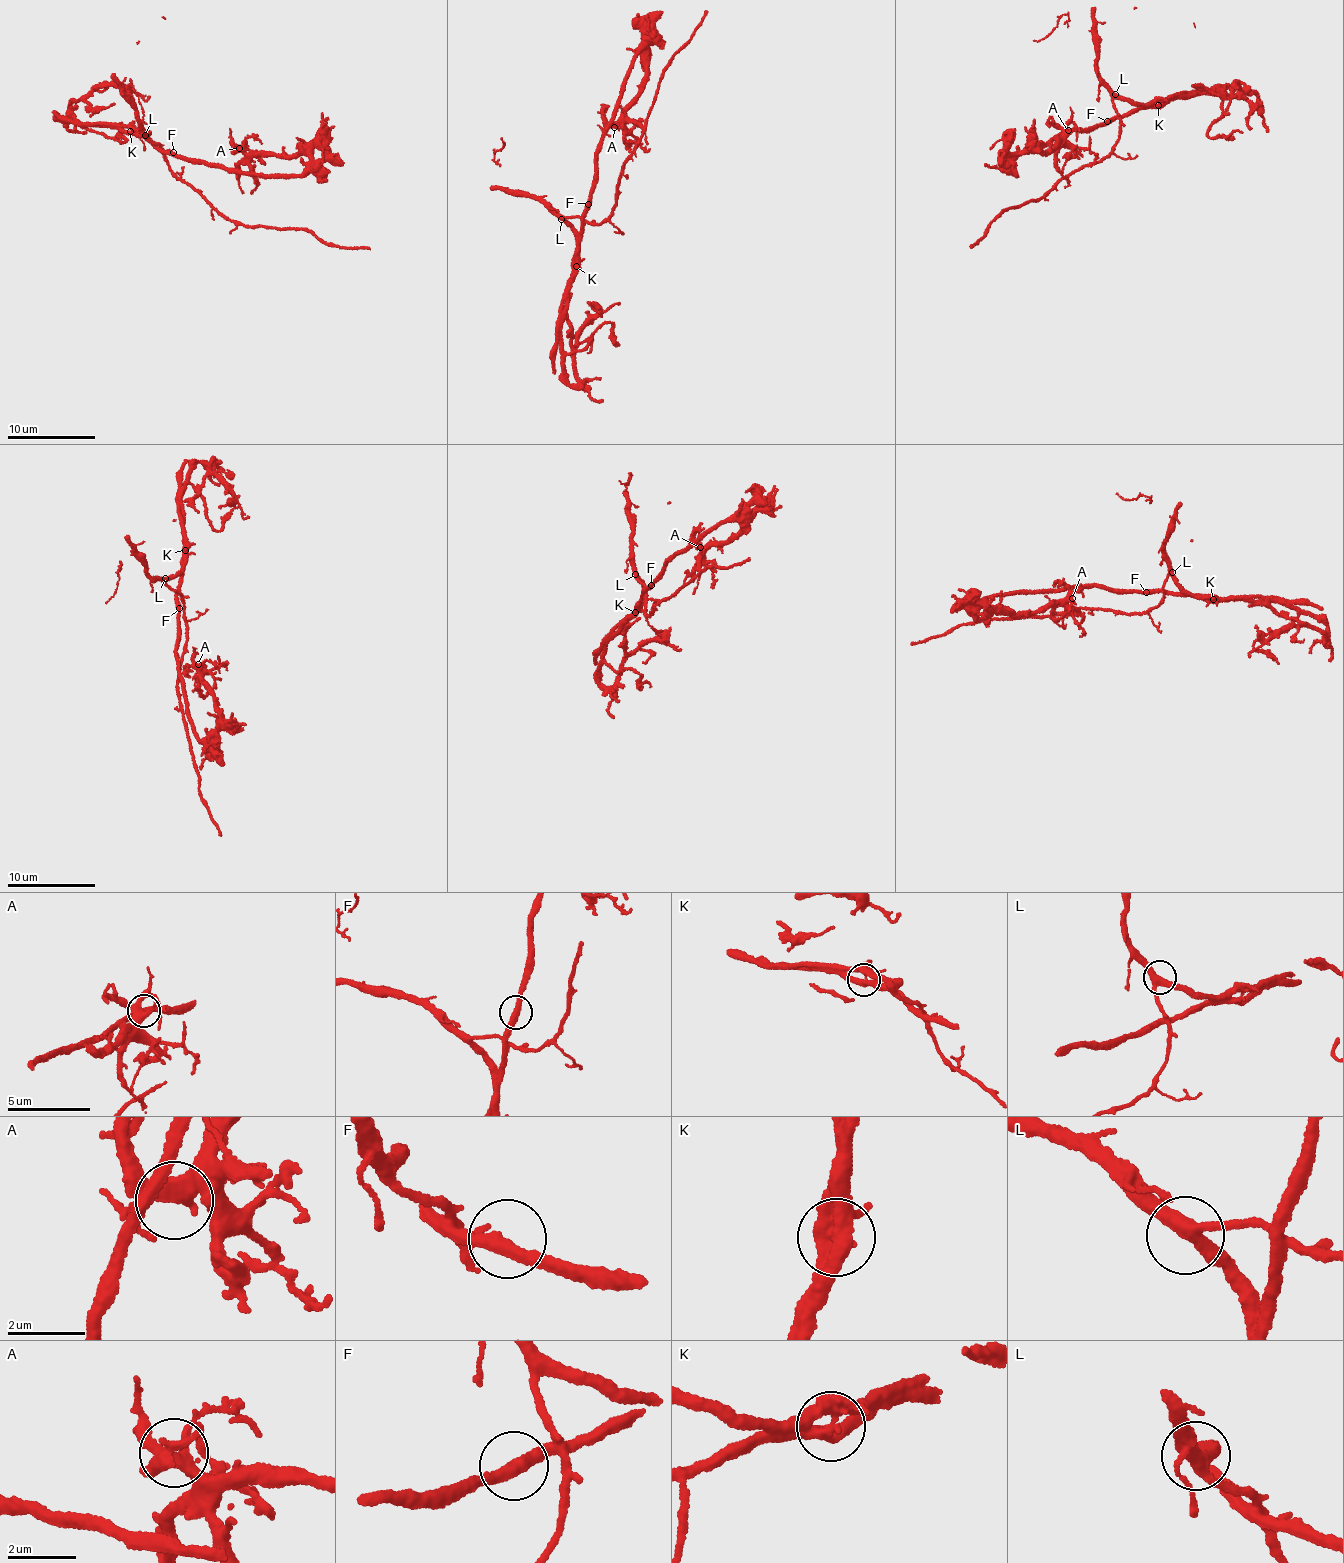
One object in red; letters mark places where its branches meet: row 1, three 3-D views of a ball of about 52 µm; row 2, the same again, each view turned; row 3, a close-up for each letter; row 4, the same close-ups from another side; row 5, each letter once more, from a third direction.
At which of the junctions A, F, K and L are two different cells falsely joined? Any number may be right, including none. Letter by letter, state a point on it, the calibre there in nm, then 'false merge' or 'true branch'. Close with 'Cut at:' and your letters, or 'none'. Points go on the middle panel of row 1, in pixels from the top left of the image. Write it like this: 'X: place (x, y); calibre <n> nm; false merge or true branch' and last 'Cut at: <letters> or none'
A: place (614, 127); calibre 360 nm; true branch
F: place (588, 204); calibre 360 nm; true branch
K: place (576, 266); calibre 380 nm; false merge
L: place (561, 219); calibre 360 nm; true branch
Cut at: K

